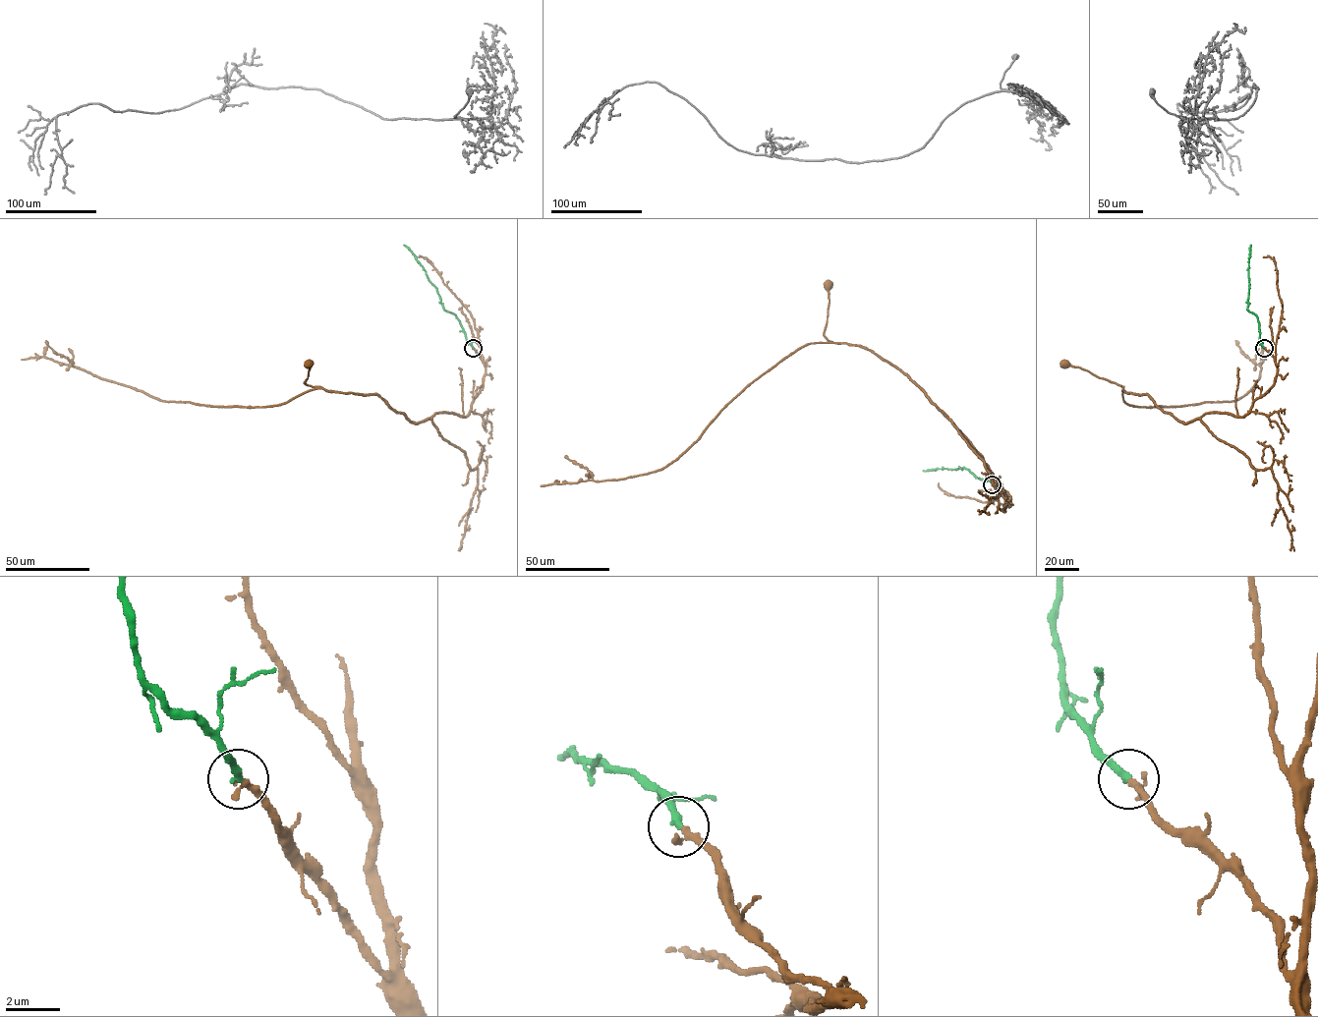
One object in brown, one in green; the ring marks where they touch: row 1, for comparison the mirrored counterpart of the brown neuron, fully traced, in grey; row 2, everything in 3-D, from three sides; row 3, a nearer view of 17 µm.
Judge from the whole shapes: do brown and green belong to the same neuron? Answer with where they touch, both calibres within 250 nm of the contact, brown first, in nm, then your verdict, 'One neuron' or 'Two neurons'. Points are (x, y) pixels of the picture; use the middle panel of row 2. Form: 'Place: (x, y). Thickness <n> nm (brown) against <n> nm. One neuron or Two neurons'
Place: (992, 484). Thickness 190 nm (brown) against 280 nm. One neuron

